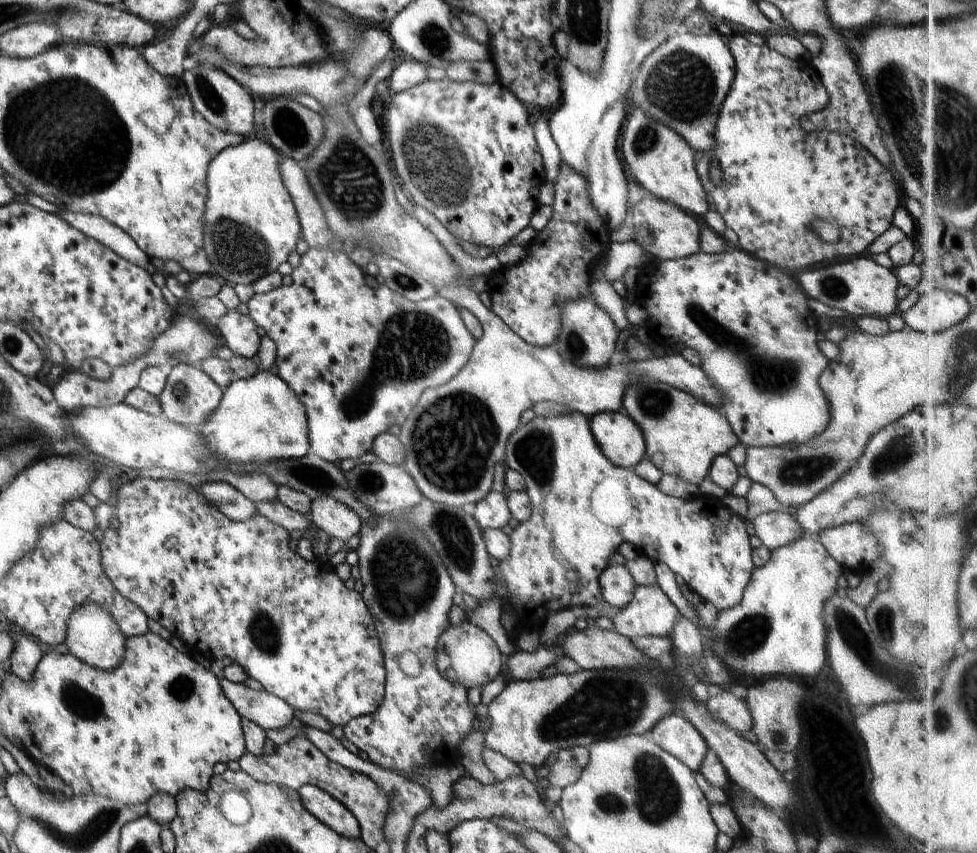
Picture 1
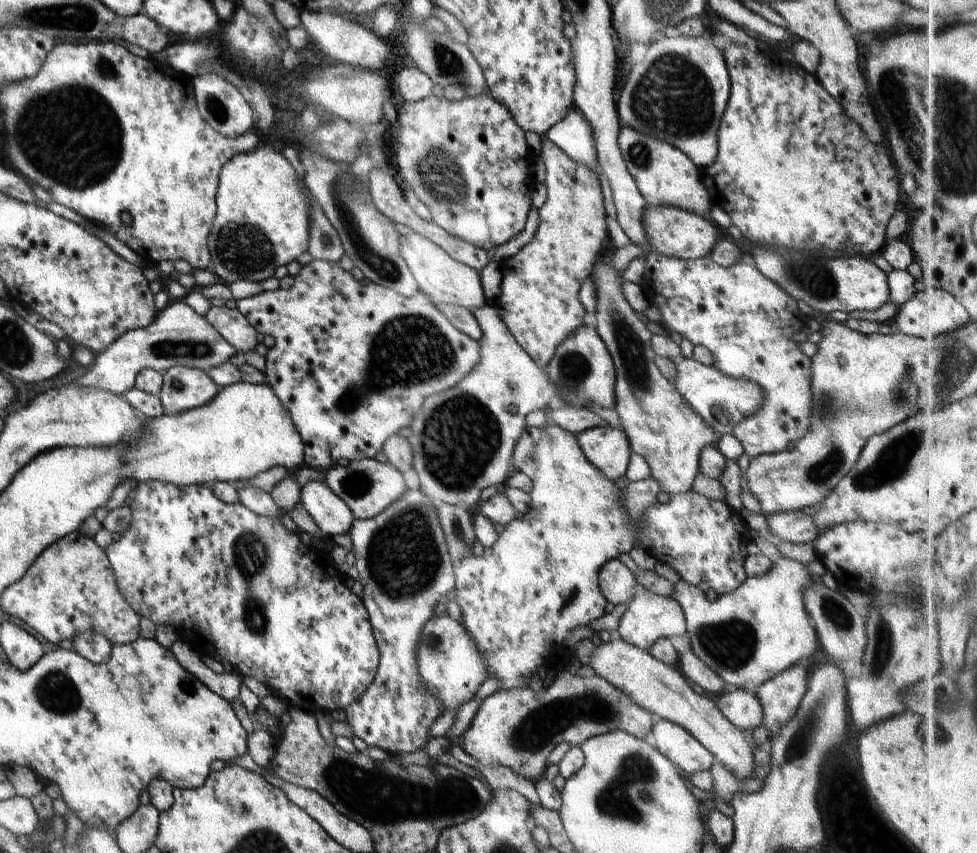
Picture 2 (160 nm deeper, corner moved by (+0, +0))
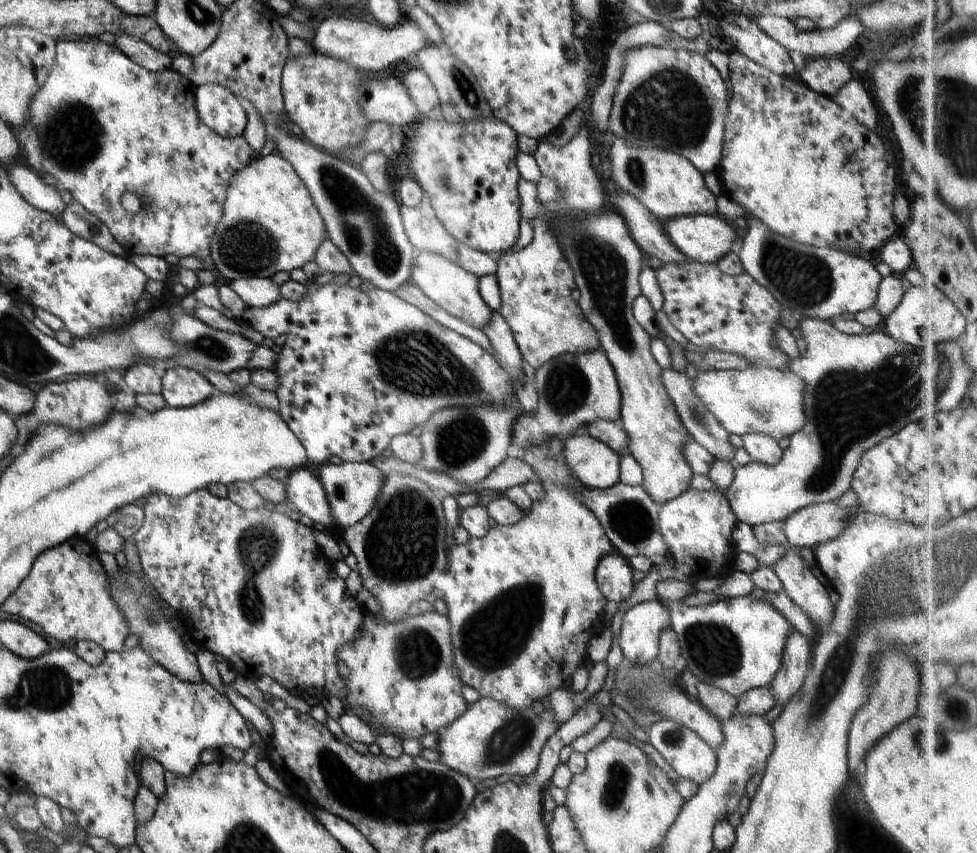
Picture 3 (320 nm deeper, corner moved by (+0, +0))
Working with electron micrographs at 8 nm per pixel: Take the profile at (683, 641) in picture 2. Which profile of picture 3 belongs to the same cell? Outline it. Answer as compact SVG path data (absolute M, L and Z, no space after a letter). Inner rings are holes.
M687 668L682 672L682 680L696 686L701 705L720 722L730 720L737 713L736 697L730 696L727 692L714 688L705 682L700 682Z

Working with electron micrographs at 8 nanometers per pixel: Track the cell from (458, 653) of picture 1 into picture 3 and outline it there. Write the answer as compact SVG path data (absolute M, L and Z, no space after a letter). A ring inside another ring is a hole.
M434 610L429 613L417 613L413 616L406 616L403 619L388 622L373 616L370 612L364 611L362 630L353 641L338 647L336 652L337 671L342 679L343 686L346 689L345 697L342 702L345 707L355 709L356 711L367 711L371 717L367 720L370 730L376 735L388 735L393 733L405 738L422 738L424 735L436 734L437 730L451 726L451 724L466 712L467 702L463 699L460 689L464 685L458 676L457 670L453 663L453 646L451 643L450 623L447 616L442 616L438 611Z

